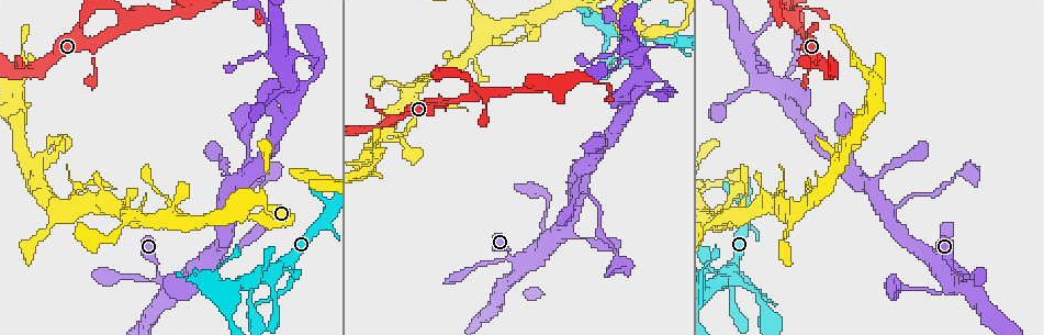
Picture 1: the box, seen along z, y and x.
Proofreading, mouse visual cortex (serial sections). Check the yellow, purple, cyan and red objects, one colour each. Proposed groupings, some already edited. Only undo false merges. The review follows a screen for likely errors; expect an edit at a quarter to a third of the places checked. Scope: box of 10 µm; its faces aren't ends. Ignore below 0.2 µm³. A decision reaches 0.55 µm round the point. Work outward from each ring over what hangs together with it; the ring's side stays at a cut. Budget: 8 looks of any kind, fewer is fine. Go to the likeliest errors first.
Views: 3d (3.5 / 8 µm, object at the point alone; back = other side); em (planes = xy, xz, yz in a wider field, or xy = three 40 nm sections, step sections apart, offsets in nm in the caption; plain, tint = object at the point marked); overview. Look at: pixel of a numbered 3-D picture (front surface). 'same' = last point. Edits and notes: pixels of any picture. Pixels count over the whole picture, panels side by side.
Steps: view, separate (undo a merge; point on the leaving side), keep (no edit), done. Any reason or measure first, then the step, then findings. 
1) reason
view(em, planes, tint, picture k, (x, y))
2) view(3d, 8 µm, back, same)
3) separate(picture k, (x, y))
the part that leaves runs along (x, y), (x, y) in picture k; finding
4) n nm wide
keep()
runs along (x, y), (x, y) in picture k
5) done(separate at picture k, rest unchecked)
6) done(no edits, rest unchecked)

calibre changes
view(3d, 3.5 µm, picture 1, (279, 270))

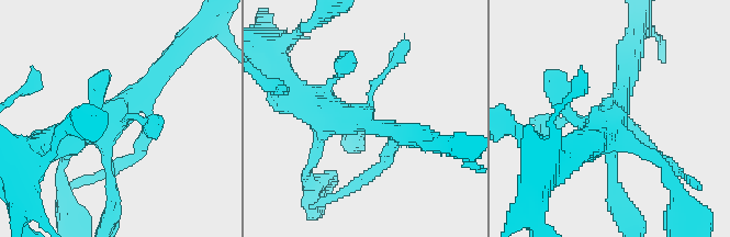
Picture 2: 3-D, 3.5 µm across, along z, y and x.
view(em, xy, step 3, plain, picture 2, (368, 105))

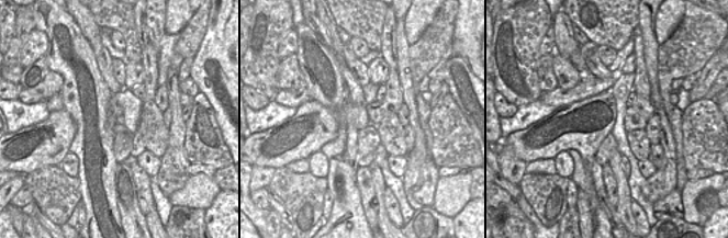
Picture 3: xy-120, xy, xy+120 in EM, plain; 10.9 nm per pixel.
where the object lies
view(em, xy, step 3, tint, same)

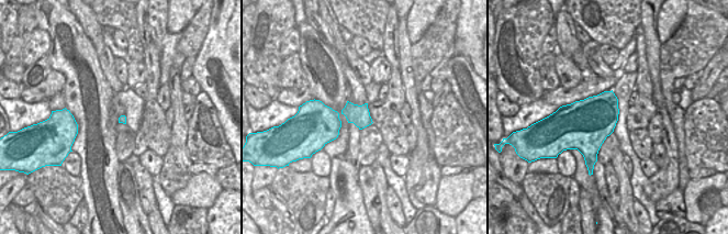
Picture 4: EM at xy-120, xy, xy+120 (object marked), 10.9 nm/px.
keep()
all the same cell

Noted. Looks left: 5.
thin neck
view(3d, 8 µm, picture 1, (733, 219))

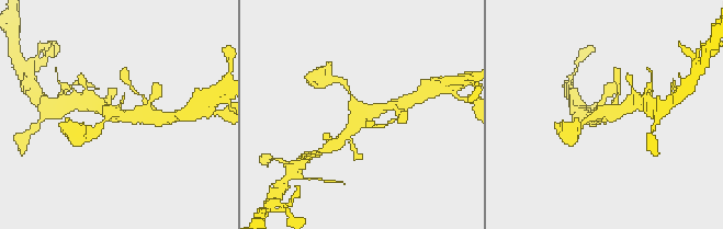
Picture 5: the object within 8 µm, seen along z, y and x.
zoom in
view(3d, 3.5 µm, same)

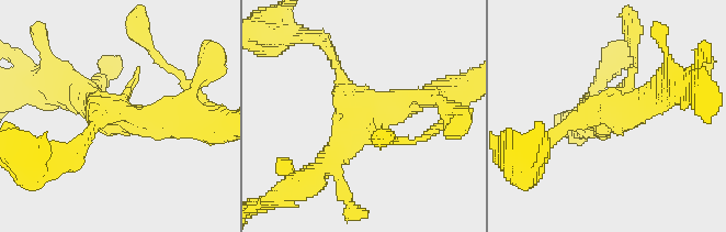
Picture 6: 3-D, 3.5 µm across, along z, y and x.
view(em, planes, tint, picture 6, (609, 114))

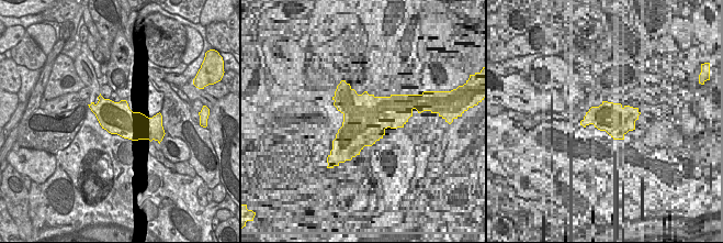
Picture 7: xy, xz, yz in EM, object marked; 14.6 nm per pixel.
keep()
runs along (431, 96), (374, 110), (320, 169) in picture 6; continuous, no second cell

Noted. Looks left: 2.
thick turns thin
view(em, xy, step 3, tint, picture 1, (16, 111))

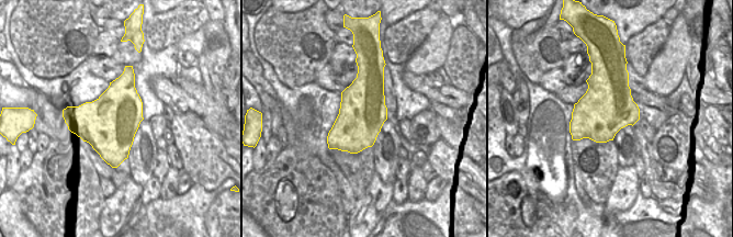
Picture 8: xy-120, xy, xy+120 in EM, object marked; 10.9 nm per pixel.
wider look
view(3d, 3.5 µm, same)

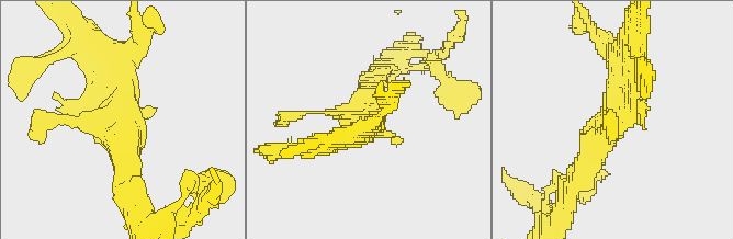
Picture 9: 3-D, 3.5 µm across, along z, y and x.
keep()
runs along (576, 182), (618, 115), (627, 55) in picture 9; one cell here

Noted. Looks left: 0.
done(no edits, rest unchecked)

